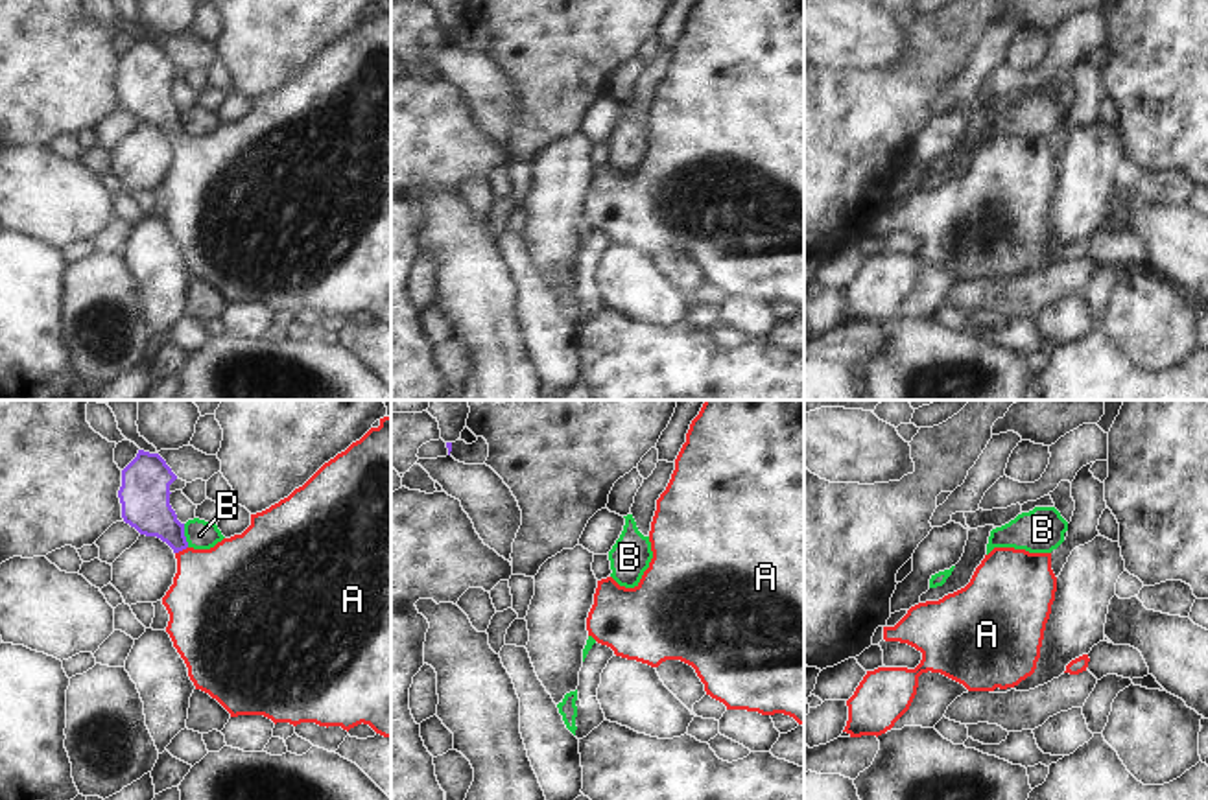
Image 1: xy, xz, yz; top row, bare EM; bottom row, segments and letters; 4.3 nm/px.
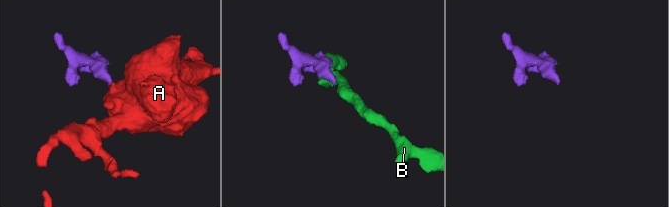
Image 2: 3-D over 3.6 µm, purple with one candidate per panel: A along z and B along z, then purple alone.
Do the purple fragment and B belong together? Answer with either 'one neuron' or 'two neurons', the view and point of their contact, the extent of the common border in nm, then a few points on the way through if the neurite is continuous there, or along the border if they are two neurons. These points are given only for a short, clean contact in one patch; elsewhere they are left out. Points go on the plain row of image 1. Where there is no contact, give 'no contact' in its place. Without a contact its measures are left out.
two neurons; contact xy (183, 122); length 110 nm; border xy (183, 111), (189, 133)

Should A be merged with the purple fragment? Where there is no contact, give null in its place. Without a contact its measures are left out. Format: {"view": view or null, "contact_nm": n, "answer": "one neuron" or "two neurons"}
{"view": "xy", "contact_nm": 70, "answer": "one neuron"}

